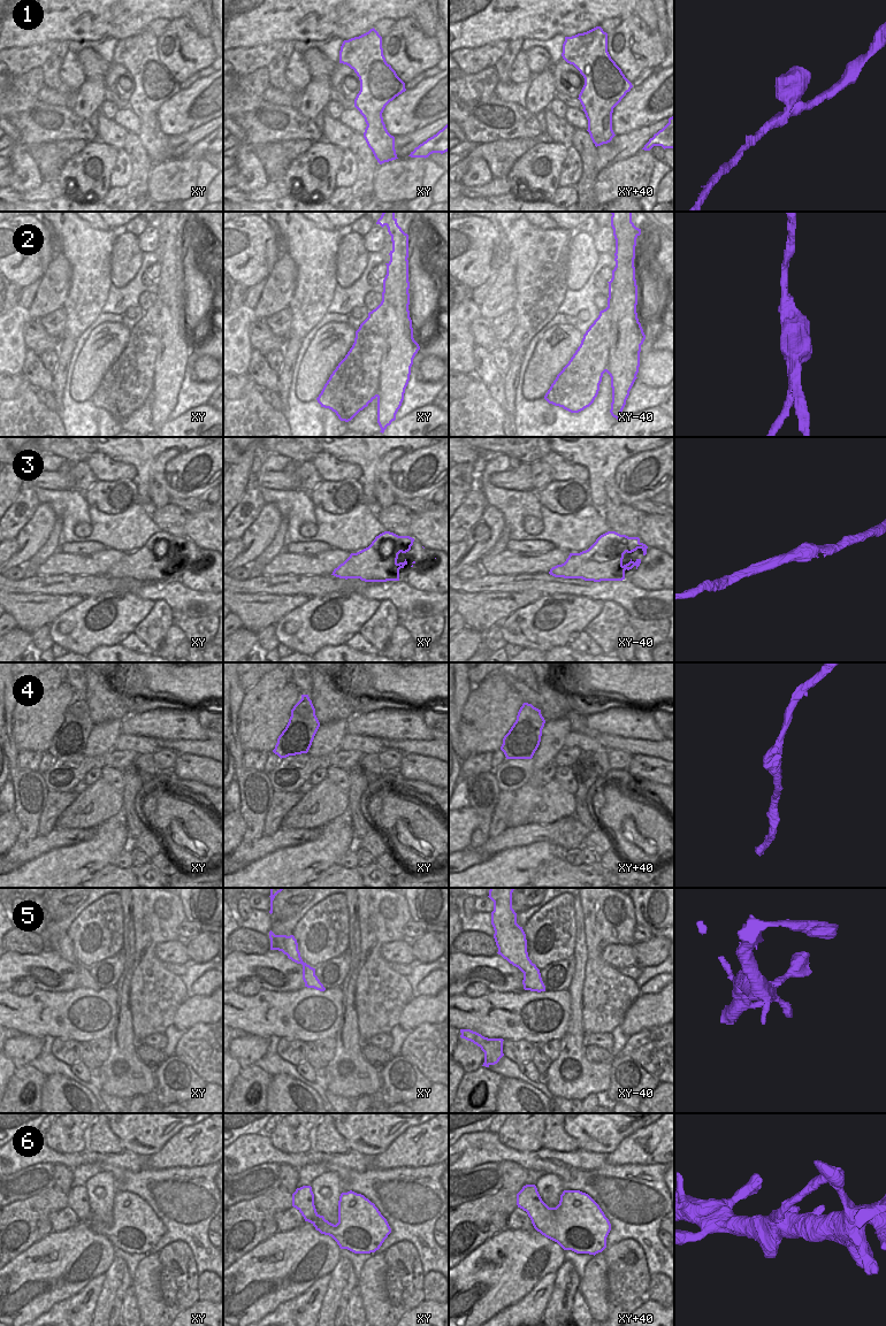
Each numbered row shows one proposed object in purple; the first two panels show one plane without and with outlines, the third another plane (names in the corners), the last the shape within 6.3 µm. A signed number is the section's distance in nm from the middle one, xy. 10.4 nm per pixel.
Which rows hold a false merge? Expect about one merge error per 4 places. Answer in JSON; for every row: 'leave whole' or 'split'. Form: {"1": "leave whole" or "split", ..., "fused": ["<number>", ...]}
{"1": "leave whole", "2": "split", "3": "leave whole", "4": "leave whole", "5": "leave whole", "6": "leave whole", "fused": ["2"]}

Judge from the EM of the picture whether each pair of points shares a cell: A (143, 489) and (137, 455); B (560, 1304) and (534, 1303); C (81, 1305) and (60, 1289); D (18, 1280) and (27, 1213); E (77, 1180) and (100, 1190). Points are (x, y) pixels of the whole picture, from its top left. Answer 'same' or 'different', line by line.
A: same
B: different
C: different
D: different
E: different

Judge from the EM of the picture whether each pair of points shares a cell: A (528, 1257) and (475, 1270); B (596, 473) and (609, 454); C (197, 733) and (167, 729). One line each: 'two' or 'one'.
A: one
B: one
C: one

